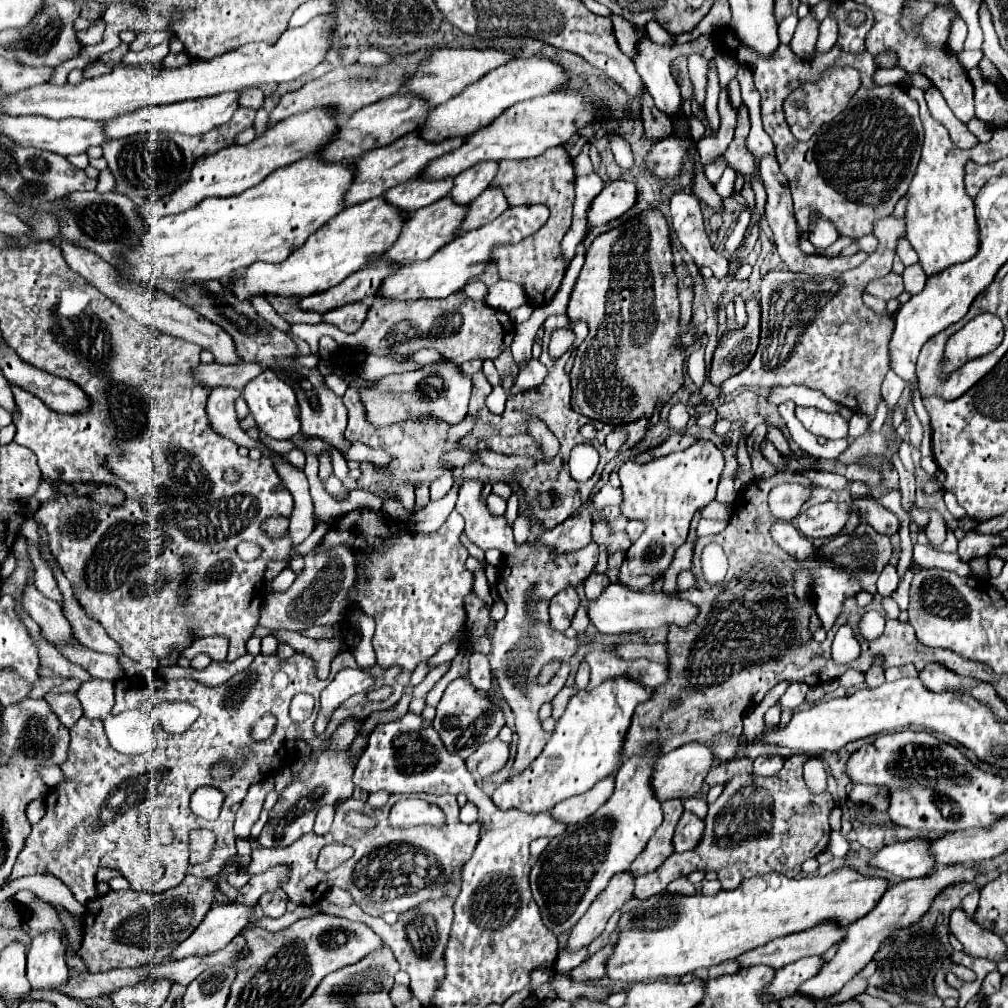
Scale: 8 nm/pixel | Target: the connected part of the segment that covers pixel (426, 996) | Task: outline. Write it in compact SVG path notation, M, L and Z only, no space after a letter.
M323 897L321 901L317 901L317 905L311 905L311 907L321 913L367 923L385 941L385 945L391 947L401 969L409 973L413 995L423 1005L429 1005L429 1001L433 1001L433 993L437 991L437 985L441 985L441 977L445 977L445 943L449 941L449 929L453 923L453 899L443 897L437 901L427 901L411 911L401 913L399 921L395 925L387 925L383 919L373 919L373 917L365 915L355 903L341 907L341 905L331 903L327 897Z

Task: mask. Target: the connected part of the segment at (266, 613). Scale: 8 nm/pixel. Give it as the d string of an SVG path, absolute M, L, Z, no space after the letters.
M345 545L331 549L313 549L305 555L305 567L297 573L293 585L283 593L267 595L261 607L259 625L269 629L301 631L313 625L333 625L343 619L349 607L349 589L355 583L353 553Z

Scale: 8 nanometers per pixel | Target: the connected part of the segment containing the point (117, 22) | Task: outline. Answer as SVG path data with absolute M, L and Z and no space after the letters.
M121 3L121 5L109 5L105 15L105 33L103 33L103 41L105 41L105 53L113 51L119 45L119 33L125 29L131 29L135 33L139 31L169 31L169 17L157 17L151 15L149 11L143 11L141 7L133 7L129 3Z

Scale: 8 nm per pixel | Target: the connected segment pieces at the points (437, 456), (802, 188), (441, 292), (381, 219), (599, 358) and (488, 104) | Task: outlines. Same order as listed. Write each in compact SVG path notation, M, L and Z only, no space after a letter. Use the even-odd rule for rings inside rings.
M349 385L349 389L343 395L343 403L349 411L349 423L345 429L345 439L347 441L361 441L369 445L371 449L383 449L391 455L391 461L387 465L377 465L371 461L361 463L361 477L359 477L359 489L367 489L375 483L395 483L395 485L413 485L419 487L421 483L431 483L441 473L453 473L451 467L443 465L443 455L449 451L445 449L447 445L447 433L451 425L445 425L445 421L401 421L401 425L385 425L385 427L375 427L365 421L365 405L361 405L361 393L357 393L355 385Z
M717 31L715 37L717 45L723 49L733 45L731 55L739 65L745 65L753 73L755 89L761 93L763 127L775 143L777 161L789 181L799 229L809 229L809 225L813 225L813 217L825 217L837 225L841 235L861 237L871 233L873 221L891 215L895 203L905 195L915 173L923 145L923 127L919 113L915 111L917 101L911 101L907 91L899 85L875 85L871 77L877 65L873 55L867 51L851 55L835 45L829 53L803 61L793 55L789 45L780 44L773 57L761 57L761 53L753 53L753 49L741 45L741 41L733 37L733 31ZM839 65L855 67L861 73L861 87L851 97L847 109L827 123L815 137L805 143L797 141L783 115L785 97L791 89L797 89L797 85L807 81L813 83L813 75L821 75L825 69Z
M543 205L509 207L489 225L483 225L481 229L473 229L469 233L459 235L455 241L451 241L443 249L439 249L431 259L413 261L413 263L407 263L405 267L401 267L395 275L391 275L383 281L383 295L389 299L409 301L409 299L421 299L421 297L439 299L439 297L449 297L451 293L459 293L471 279L483 275L487 263L491 263L493 247L515 245L515 243L523 241L525 237L537 233L541 229L541 225L545 225L547 217L549 217L549 209Z
M375 197L369 201L363 201L361 205L353 205L343 209L337 217L333 217L327 225L323 225L317 233L313 233L301 249L295 249L285 261L281 263L265 263L257 261L253 263L239 281L231 281L231 291L237 295L237 299L249 299L253 295L299 295L309 297L313 293L321 293L337 283L341 283L345 277L353 275L355 271L363 269L367 261L373 257L381 257L387 253L393 243L397 241L403 223L409 217L405 217L399 209L389 205L383 197Z
M651 209L651 211L645 211L645 213L639 213L639 217L635 219L629 219L627 223L599 235L591 247L585 251L585 265L579 273L579 279L573 287L573 293L571 293L571 299L569 299L569 305L567 305L567 317L569 321L577 321L577 319L583 319L589 323L589 335L587 339L577 347L577 355L575 355L575 363L573 363L573 369L571 369L571 387L573 387L573 409L589 419L597 419L597 421L603 421L603 423L609 423L609 425L623 425L627 421L635 421L637 417L643 417L643 415L653 415L653 407L655 407L655 401L661 399L663 403L681 387L683 383L683 351L671 351L671 345L679 333L679 279L673 271L673 253L671 253L671 243L669 243L669 225L665 221L665 217L661 215L661 211L657 209Z
M549 57L515 59L493 69L489 75L469 85L463 93L459 93L451 101L431 109L427 121L419 127L419 131L429 141L441 141L445 137L455 137L455 135L463 137L473 135L477 129L489 125L493 117L499 117L501 111L509 109L509 105L515 105L517 101L525 101L529 97L543 97L545 93L553 93L555 89L567 85L569 81L571 81L569 71L561 63Z

